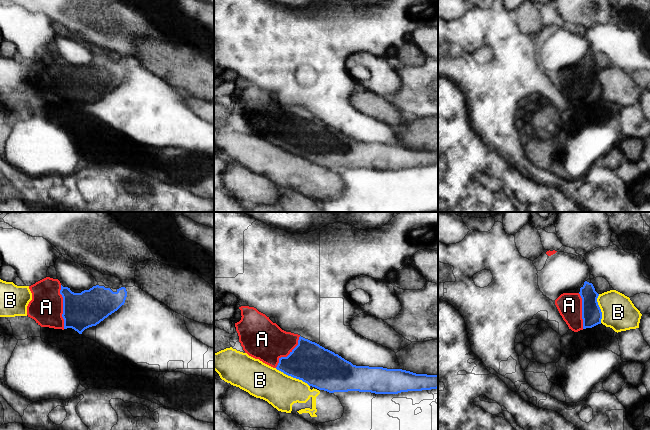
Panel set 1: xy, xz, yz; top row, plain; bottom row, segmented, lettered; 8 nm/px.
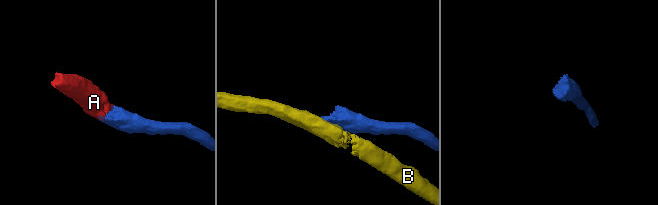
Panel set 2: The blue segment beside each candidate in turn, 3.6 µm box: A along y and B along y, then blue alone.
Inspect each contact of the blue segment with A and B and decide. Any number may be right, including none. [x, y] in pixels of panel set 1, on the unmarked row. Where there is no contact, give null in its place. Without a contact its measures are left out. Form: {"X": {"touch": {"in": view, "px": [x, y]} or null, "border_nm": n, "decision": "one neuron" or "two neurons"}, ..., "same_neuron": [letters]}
{"A": {"touch": {"in": "xy", "px": [63, 83]}, "border_nm": 360, "decision": "one neuron"}, "B": {"touch": {"in": "xz", "px": [292, 152]}, "border_nm": 320, "decision": "two neurons"}, "same_neuron": ["A"]}

